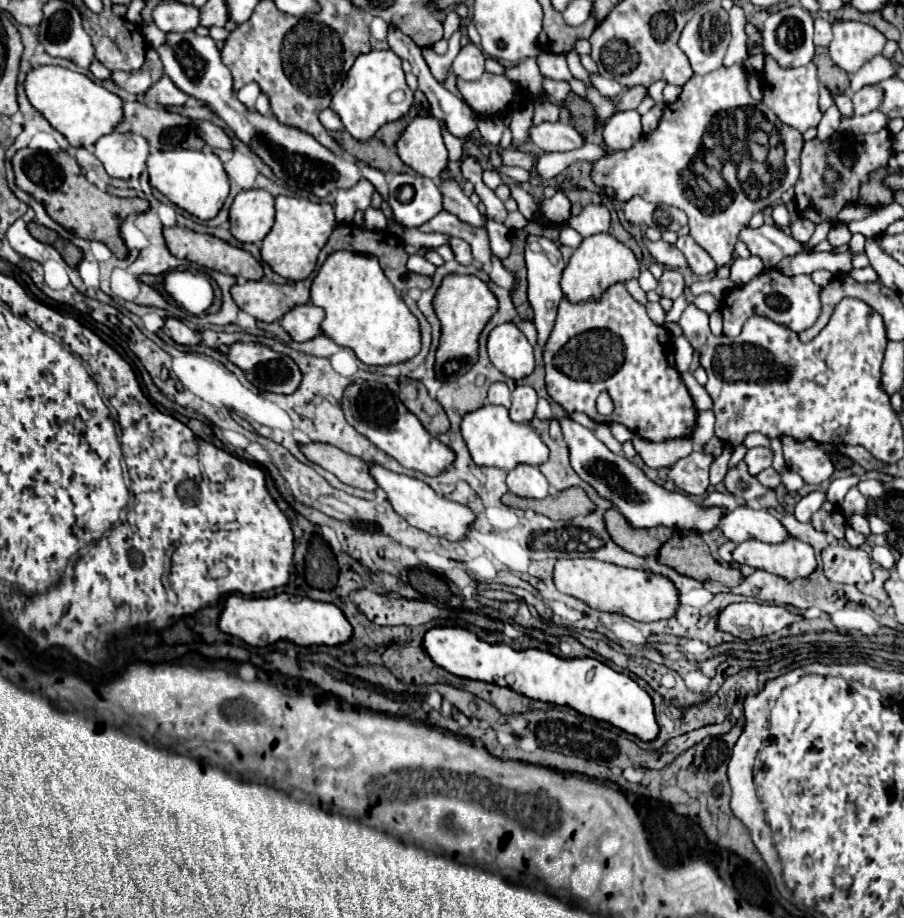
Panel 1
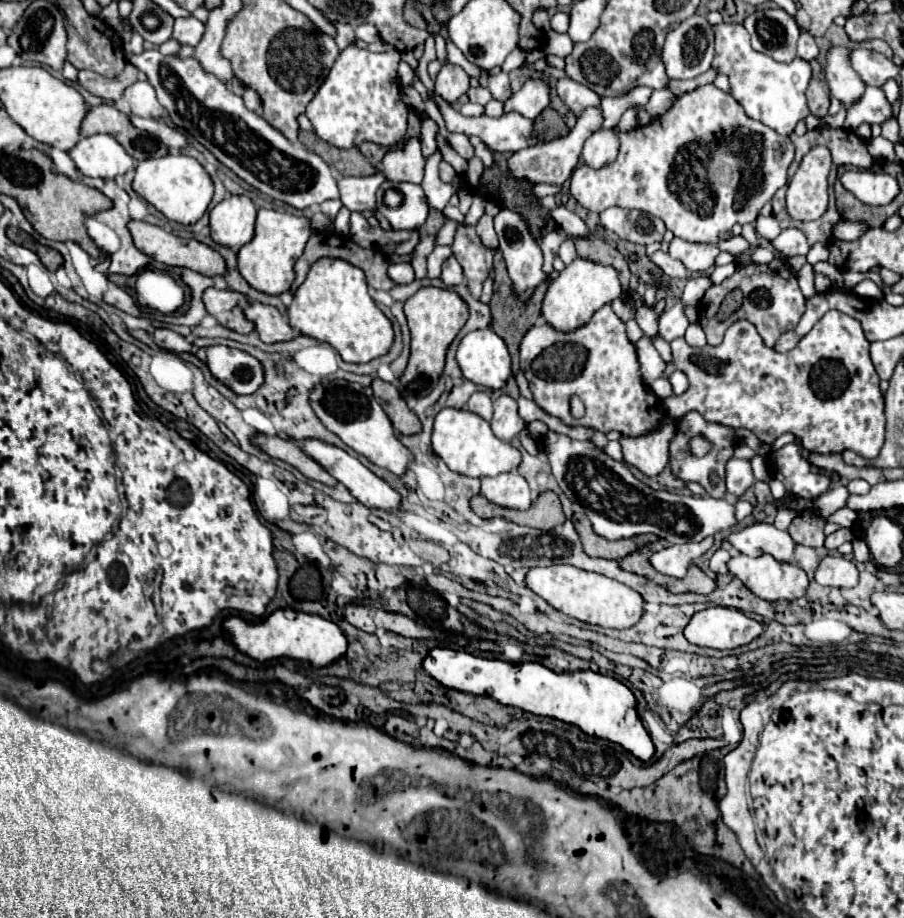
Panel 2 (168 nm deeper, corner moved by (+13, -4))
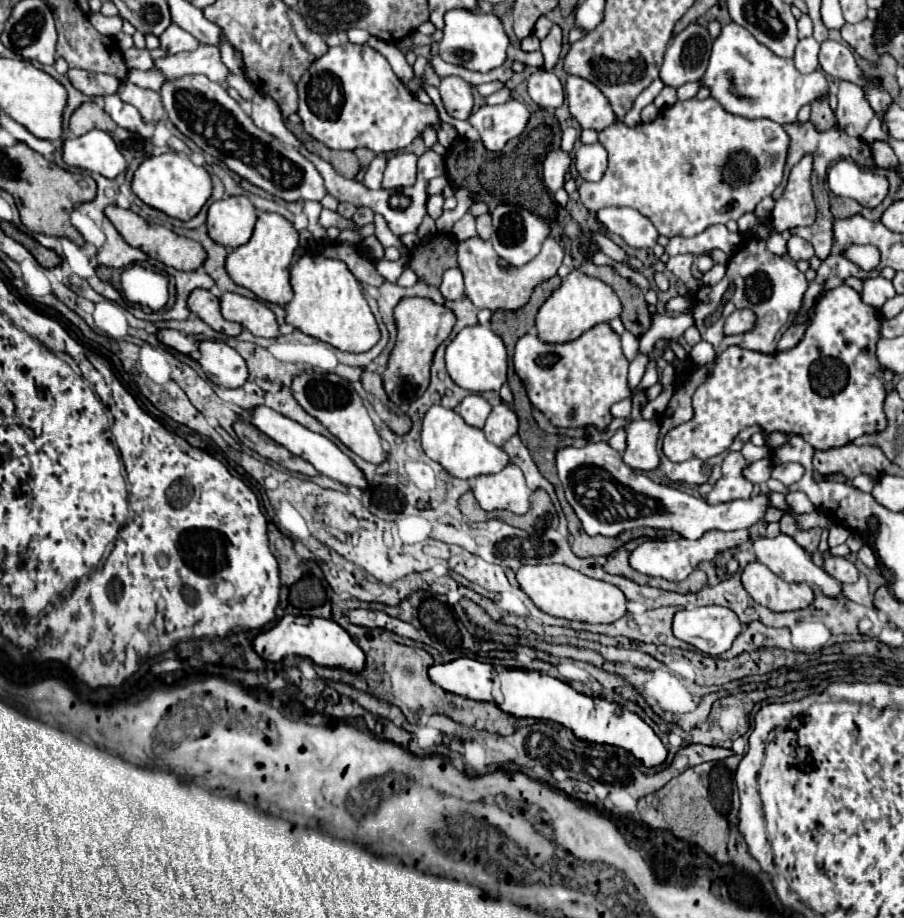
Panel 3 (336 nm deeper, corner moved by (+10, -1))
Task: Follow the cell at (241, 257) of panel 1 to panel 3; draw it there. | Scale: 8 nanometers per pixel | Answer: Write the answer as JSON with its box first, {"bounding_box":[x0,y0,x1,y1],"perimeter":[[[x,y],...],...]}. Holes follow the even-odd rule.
{"bounding_box":[104,205,206,271],"perimeter":[[[110,205],[110,207],[104,209],[104,215],[110,219],[110,223],[116,227],[116,231],[122,235],[122,239],[128,245],[144,251],[148,257],[152,257],[152,259],[168,265],[168,267],[174,267],[174,269],[180,269],[180,271],[194,271],[194,269],[202,267],[202,263],[206,259],[206,251],[202,249],[200,243],[196,243],[192,239],[186,239],[186,237],[180,237],[166,227],[148,223],[146,219],[142,219],[140,215],[128,211],[128,209],[120,209],[116,205]]]}

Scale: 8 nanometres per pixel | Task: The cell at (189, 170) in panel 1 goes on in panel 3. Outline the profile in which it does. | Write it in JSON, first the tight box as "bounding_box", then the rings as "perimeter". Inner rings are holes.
{"bounding_box":[132,151,212,221],"perimeter":[[[168,151],[168,153],[162,153],[162,155],[152,155],[152,157],[142,161],[142,165],[134,173],[132,191],[148,207],[158,209],[158,211],[162,211],[162,213],[166,213],[170,217],[188,221],[210,199],[210,195],[212,195],[212,181],[210,181],[210,175],[208,175],[208,171],[204,167],[190,163],[180,153]]]}

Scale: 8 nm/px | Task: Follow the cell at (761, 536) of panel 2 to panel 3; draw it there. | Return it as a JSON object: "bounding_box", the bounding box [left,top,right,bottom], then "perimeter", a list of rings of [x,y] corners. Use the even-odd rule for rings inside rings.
{"bounding_box":[754,533,842,599],"perimeter":[[[780,533],[774,539],[760,537],[754,543],[754,553],[760,563],[788,583],[808,583],[826,597],[834,599],[842,595],[838,581],[832,579],[824,569],[816,567],[810,555],[788,535]]]}

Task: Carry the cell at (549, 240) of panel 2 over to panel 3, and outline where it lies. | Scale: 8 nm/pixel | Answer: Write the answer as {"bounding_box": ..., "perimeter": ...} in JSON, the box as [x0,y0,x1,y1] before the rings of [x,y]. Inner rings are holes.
{"bounding_box":[458,237,564,311],"perimeter":[[[480,237],[466,239],[458,245],[458,265],[464,275],[464,293],[474,303],[476,309],[490,309],[490,311],[518,311],[520,307],[524,307],[528,303],[532,291],[540,283],[544,283],[556,275],[558,267],[562,265],[562,257],[564,257],[564,249],[552,237],[548,237],[544,241],[540,255],[536,255],[532,261],[528,261],[526,265],[522,265],[518,269],[516,267],[504,269],[498,263],[500,257],[496,255],[492,243],[484,241]]]}

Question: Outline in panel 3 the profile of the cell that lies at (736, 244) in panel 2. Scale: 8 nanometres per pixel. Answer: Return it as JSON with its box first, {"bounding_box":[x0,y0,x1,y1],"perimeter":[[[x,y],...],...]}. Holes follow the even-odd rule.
{"bounding_box":[766,235,786,257],"perimeter":[[[772,235],[770,239],[768,239],[768,243],[766,243],[766,247],[772,251],[772,253],[776,253],[776,255],[780,255],[780,257],[784,257],[786,255],[786,241],[782,239],[782,235]]]}

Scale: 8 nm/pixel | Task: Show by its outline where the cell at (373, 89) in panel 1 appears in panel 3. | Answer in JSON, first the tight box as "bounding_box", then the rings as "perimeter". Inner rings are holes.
{"bounding_box":[298,45,440,153],"perimeter":[[[338,45],[330,47],[320,59],[316,59],[300,77],[298,85],[298,117],[302,121],[302,127],[308,135],[312,135],[316,141],[324,143],[330,149],[356,149],[366,147],[374,153],[388,153],[388,151],[400,151],[408,147],[416,137],[424,133],[424,129],[440,129],[438,123],[438,109],[434,105],[420,103],[406,85],[394,75],[390,63],[384,55],[380,55],[370,45]]]}

